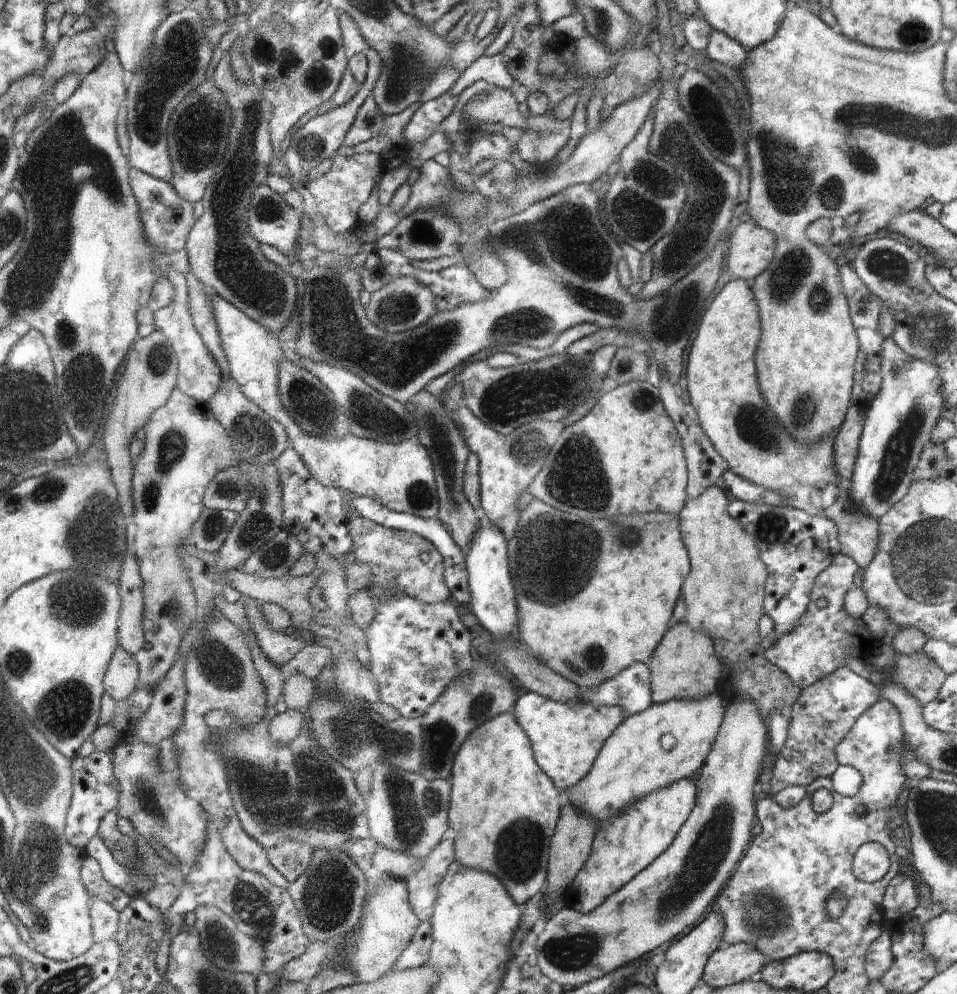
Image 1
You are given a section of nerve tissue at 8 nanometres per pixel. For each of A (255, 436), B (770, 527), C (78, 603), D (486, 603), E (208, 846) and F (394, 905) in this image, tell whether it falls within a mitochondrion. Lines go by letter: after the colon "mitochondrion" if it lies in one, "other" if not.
A: mitochondrion
B: mitochondrion
C: mitochondrion
D: other
E: other
F: other

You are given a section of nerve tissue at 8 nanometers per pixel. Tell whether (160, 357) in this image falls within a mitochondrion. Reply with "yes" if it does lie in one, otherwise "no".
yes

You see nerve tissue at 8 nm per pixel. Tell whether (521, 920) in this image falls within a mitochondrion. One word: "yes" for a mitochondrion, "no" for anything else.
no

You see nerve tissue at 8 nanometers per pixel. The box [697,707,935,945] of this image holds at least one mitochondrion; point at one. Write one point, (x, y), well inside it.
(766, 910)

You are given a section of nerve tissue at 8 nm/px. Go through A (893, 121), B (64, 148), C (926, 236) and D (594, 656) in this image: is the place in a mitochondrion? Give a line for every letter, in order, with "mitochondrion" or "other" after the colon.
A: mitochondrion
B: mitochondrion
C: other
D: mitochondrion

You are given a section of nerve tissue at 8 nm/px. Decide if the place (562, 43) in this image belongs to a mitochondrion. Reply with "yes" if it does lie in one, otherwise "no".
no

